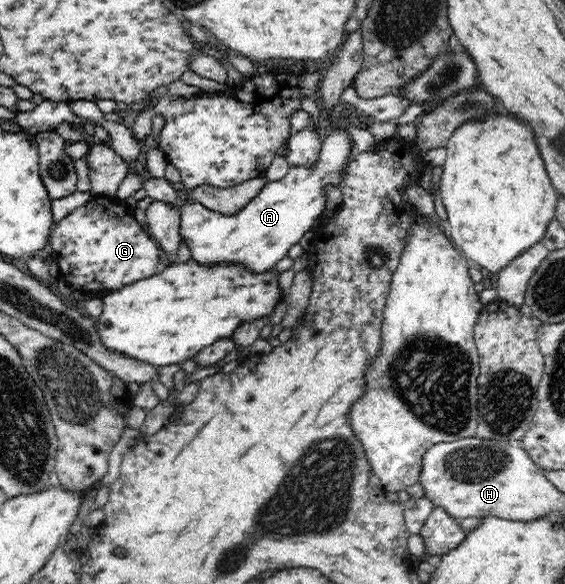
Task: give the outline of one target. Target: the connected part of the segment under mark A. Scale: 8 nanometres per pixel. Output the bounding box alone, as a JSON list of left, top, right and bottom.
[180,128,357,273]

